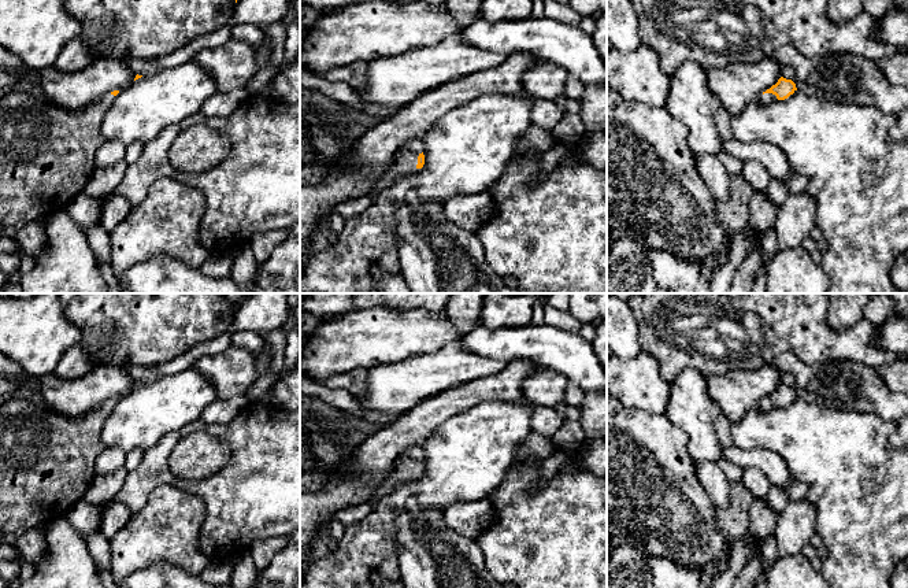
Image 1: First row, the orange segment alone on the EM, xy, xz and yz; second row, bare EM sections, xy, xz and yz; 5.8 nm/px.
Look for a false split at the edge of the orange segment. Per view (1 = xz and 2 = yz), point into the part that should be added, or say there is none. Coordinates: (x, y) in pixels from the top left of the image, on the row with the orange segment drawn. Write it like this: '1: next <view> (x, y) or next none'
1: next xz (407, 159)
2: next yz (767, 98)

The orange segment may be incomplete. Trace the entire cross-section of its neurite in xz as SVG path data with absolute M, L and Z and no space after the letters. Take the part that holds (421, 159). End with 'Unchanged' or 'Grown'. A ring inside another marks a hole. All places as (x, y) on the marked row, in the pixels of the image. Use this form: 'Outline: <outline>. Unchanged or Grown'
Outline: M414 140L411 144L404 147L394 159L394 166L383 173L370 189L370 193L381 192L390 186L399 174L422 169L425 164L423 144L420 140Z. Grown

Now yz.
Outline: M781 77L775 85L763 92L759 97L761 104L770 104L774 100L785 100L797 90L792 79Z. Grown

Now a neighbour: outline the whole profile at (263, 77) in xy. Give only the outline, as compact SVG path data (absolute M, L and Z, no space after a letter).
M268 62L264 69L256 71L256 74L249 79L244 88L248 93L248 97L255 97L260 89L273 82L275 77L275 69Z

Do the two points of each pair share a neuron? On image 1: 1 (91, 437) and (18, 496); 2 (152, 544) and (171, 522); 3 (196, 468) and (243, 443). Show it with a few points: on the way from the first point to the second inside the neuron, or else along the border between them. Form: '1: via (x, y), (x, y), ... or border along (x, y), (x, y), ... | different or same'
1: via (73, 444), (65, 448), (34, 479) | same
2: via (155, 539), (166, 528) | same
3: border along (202, 432), (229, 450), (229, 461), (211, 476) | different

